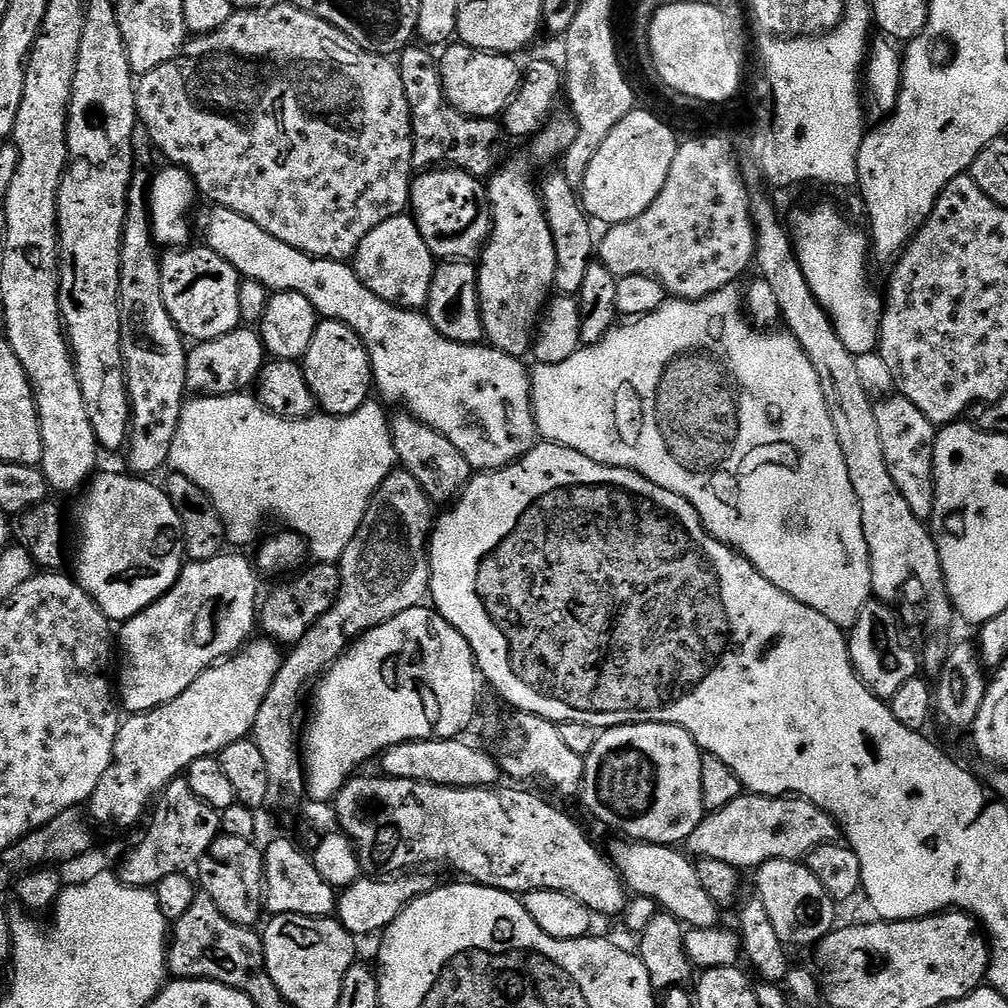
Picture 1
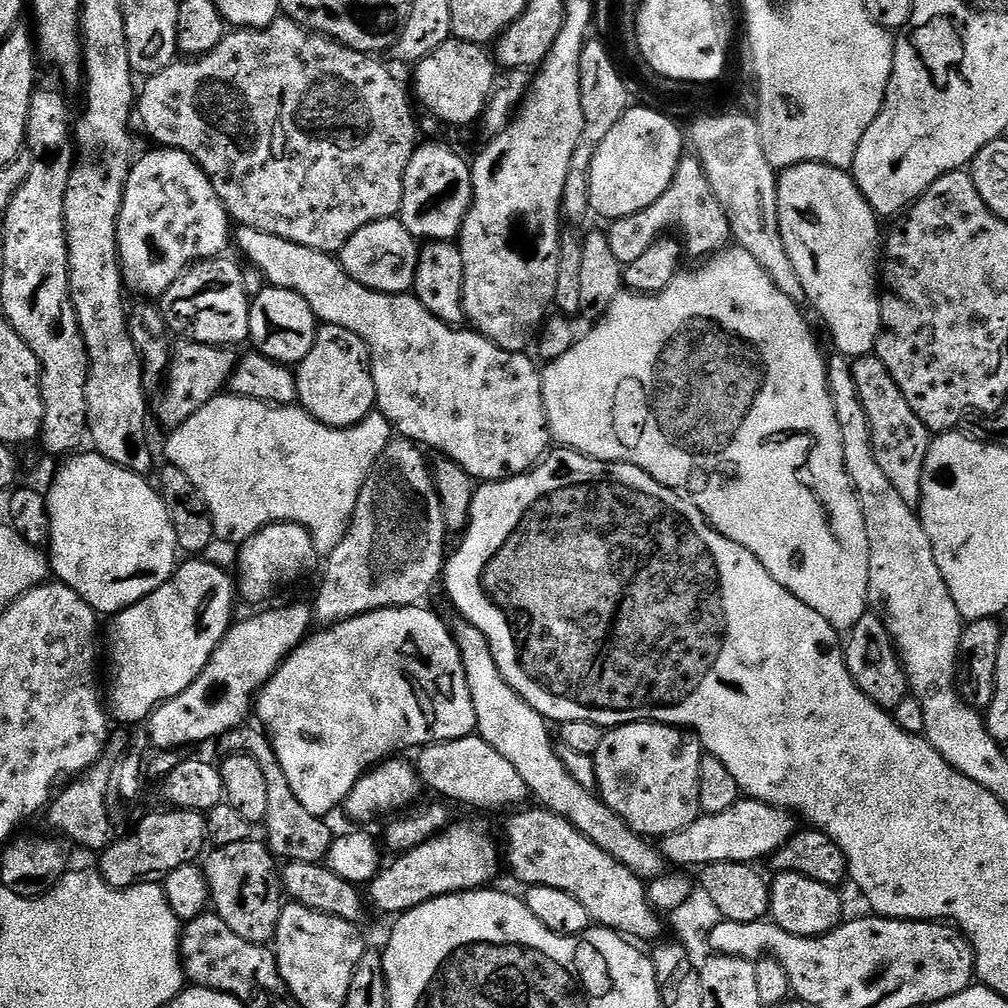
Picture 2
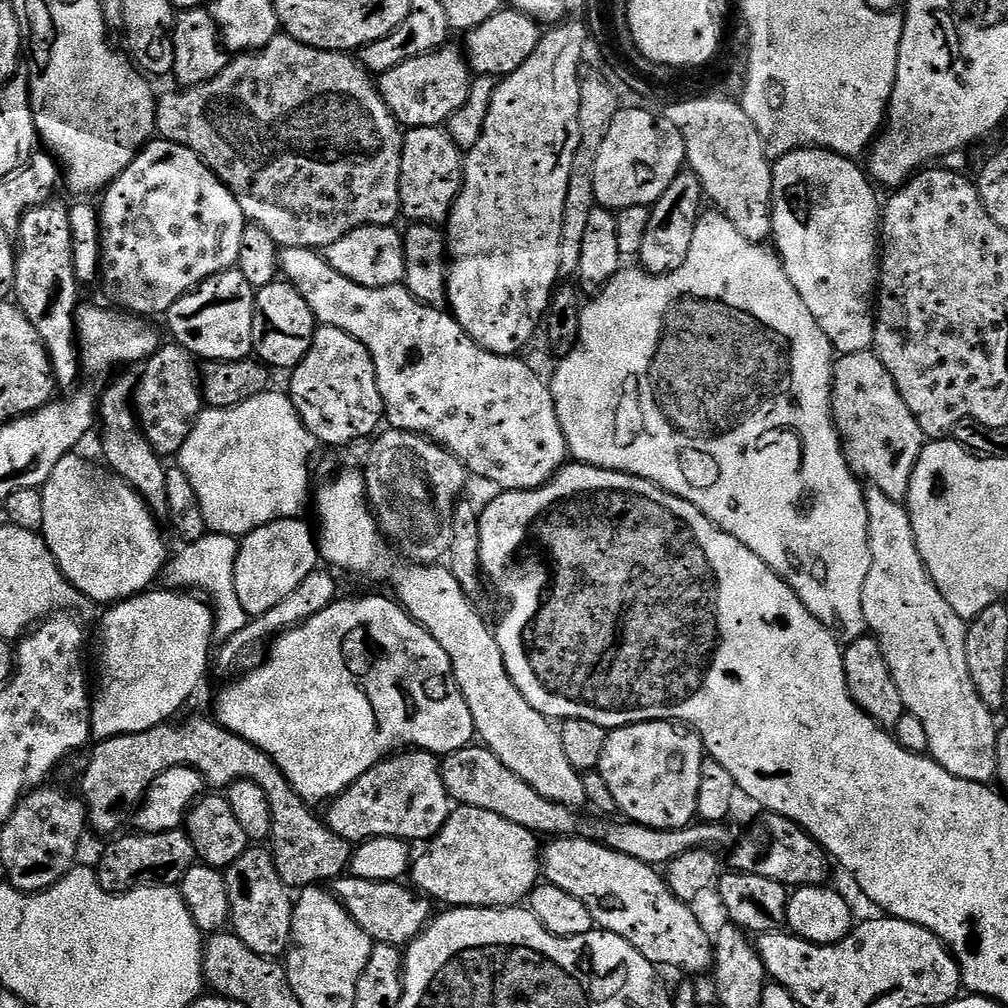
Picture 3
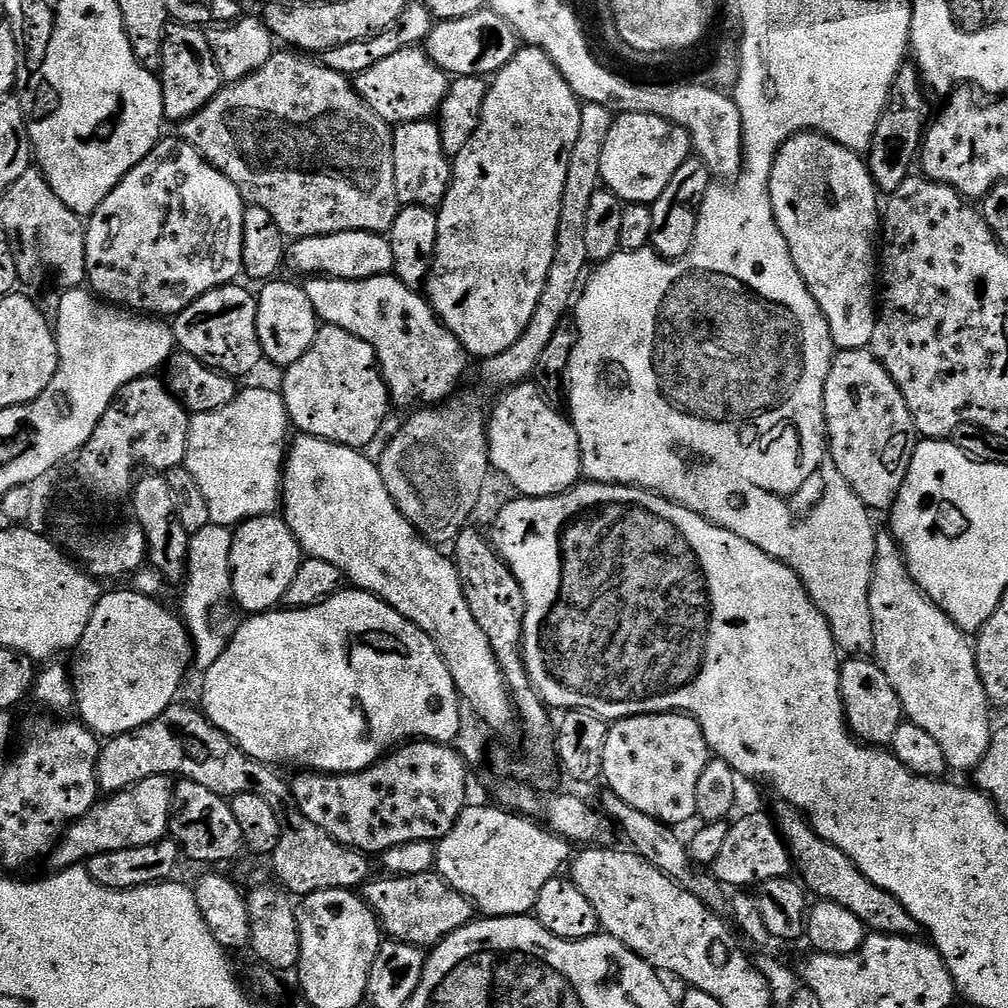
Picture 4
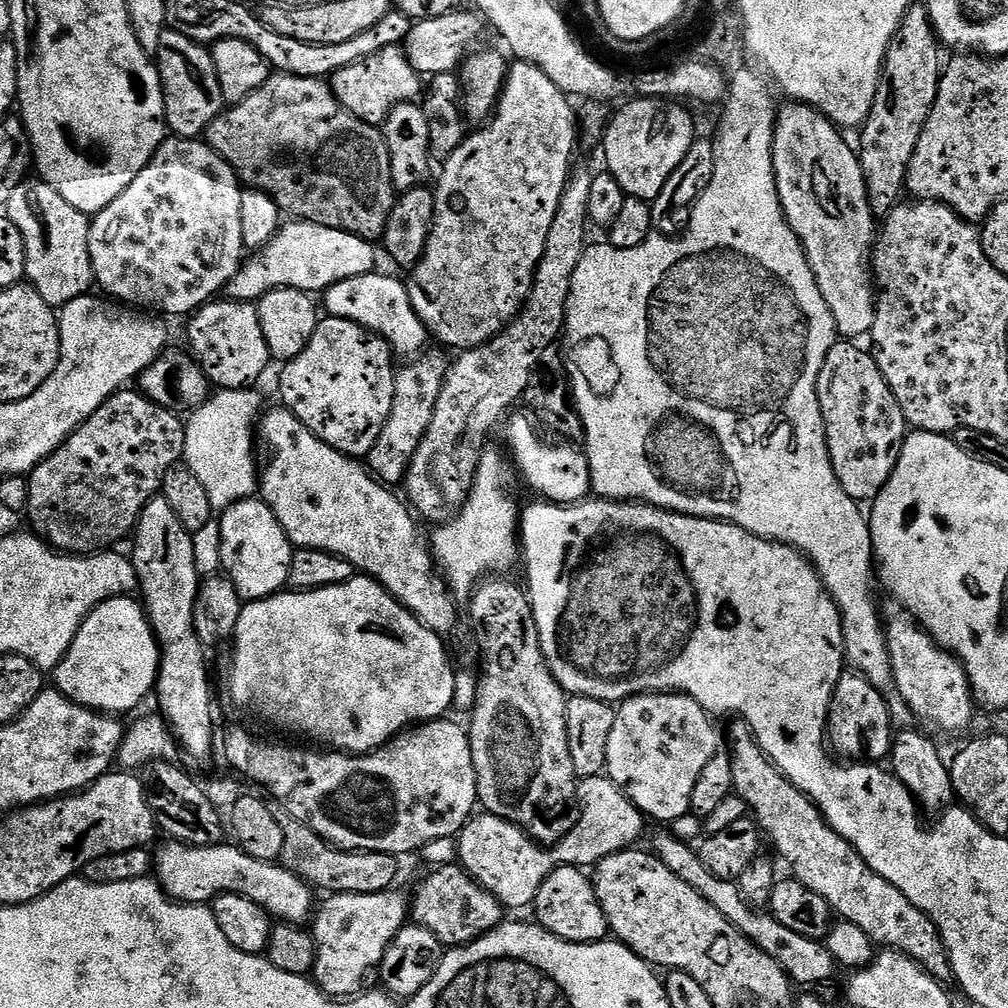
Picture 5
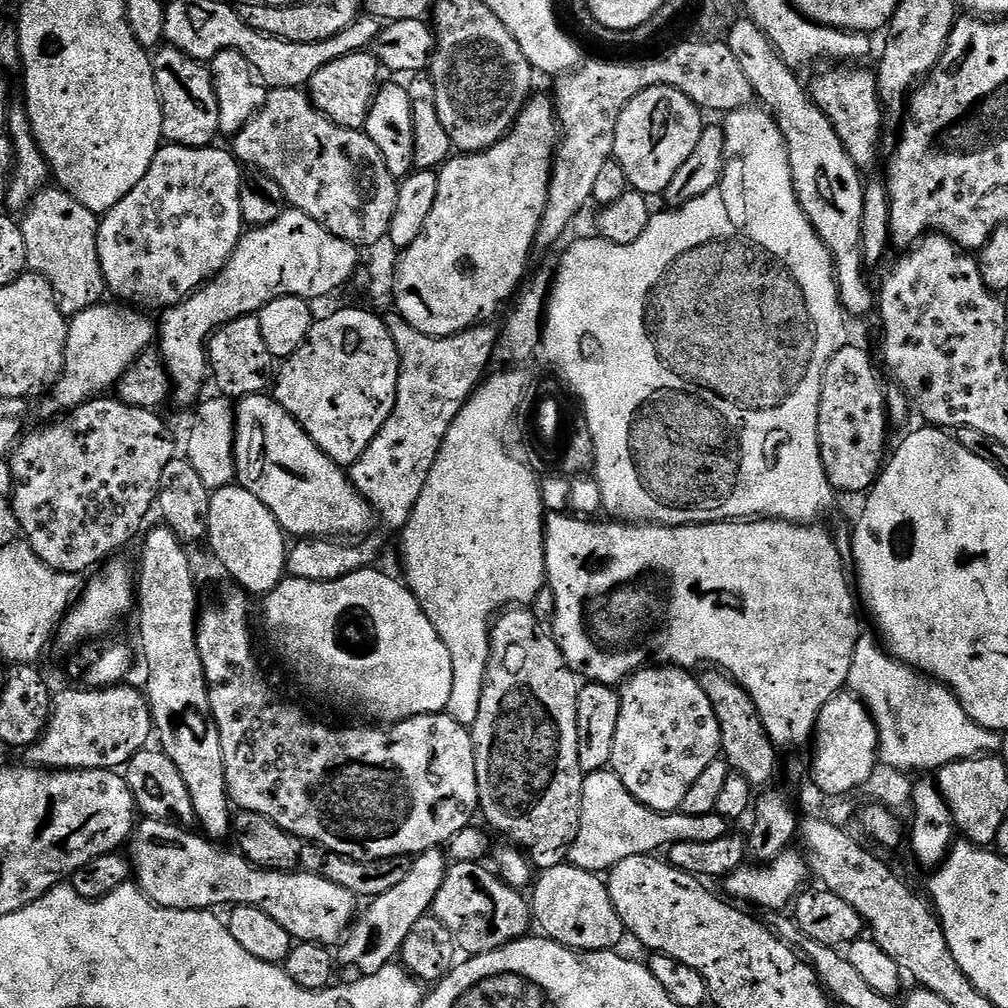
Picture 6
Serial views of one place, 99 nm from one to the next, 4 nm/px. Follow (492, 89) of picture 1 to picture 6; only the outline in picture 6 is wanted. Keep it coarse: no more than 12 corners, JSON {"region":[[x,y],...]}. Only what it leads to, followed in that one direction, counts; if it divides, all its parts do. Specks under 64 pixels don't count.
{"region":[[371,51],[322,66],[306,91],[330,122],[361,130],[381,83]]}

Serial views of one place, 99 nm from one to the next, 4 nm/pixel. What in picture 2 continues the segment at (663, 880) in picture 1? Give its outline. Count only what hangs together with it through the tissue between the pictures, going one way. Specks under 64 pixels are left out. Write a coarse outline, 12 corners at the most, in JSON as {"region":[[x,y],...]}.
{"region":[[482,630],[454,635],[478,735],[548,811],[641,880],[659,847],[578,786]]}

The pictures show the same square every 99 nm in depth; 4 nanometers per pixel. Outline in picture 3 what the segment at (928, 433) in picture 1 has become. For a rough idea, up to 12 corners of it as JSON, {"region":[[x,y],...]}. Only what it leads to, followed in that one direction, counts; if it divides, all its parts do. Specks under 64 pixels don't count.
{"region":[[875,351],[832,370],[854,475],[907,501],[926,437]]}

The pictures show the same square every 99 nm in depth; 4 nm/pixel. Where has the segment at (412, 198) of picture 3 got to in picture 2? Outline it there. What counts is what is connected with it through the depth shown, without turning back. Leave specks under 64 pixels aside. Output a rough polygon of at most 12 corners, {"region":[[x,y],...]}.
{"region":[[417,143],[398,218],[417,241],[455,241],[472,169]]}

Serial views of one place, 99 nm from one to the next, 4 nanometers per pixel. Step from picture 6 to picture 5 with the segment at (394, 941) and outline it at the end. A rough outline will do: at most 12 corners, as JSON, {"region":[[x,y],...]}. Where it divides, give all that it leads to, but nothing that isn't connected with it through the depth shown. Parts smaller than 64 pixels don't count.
{"region":[[337,892],[315,909],[314,979],[369,987],[410,920],[409,897]]}

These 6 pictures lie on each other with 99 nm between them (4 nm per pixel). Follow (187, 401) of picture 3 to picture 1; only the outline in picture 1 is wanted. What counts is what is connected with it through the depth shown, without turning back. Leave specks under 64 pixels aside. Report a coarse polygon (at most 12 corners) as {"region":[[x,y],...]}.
{"region":[[252,326],[188,348],[188,392],[234,396],[266,363]]}

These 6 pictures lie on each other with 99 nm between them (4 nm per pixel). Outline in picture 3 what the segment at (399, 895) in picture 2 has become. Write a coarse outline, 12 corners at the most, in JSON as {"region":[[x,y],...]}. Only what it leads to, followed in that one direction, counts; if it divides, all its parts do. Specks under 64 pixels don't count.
{"region":[[453,810],[411,861],[423,895],[507,908],[542,844],[490,810]]}

